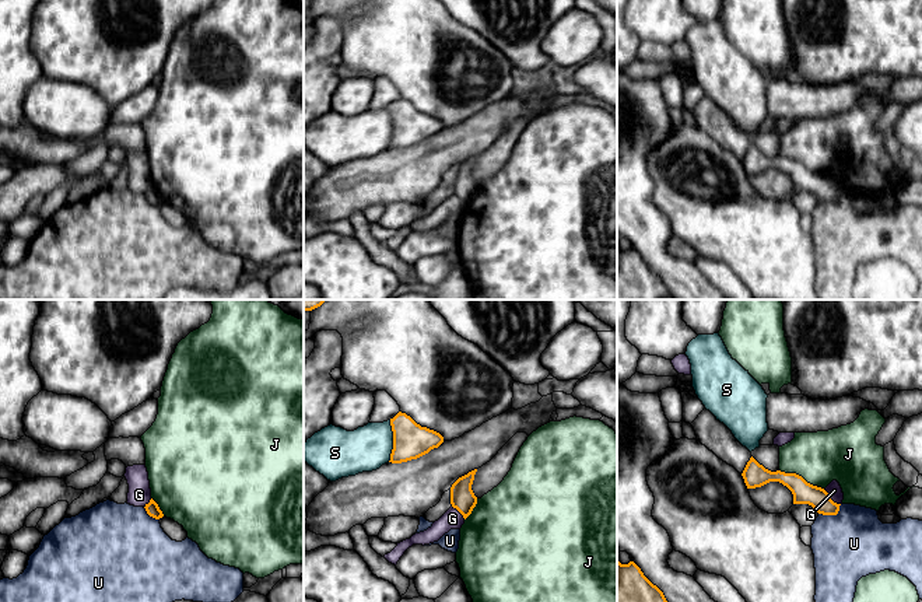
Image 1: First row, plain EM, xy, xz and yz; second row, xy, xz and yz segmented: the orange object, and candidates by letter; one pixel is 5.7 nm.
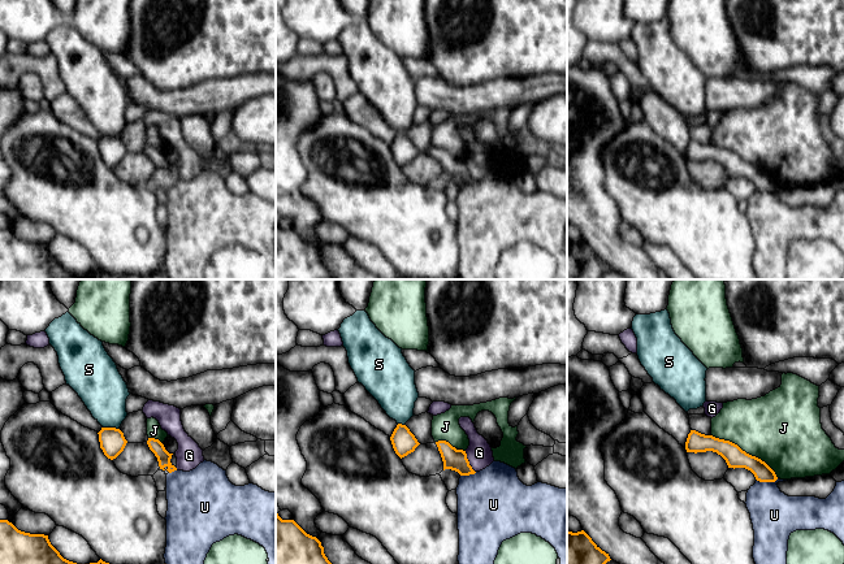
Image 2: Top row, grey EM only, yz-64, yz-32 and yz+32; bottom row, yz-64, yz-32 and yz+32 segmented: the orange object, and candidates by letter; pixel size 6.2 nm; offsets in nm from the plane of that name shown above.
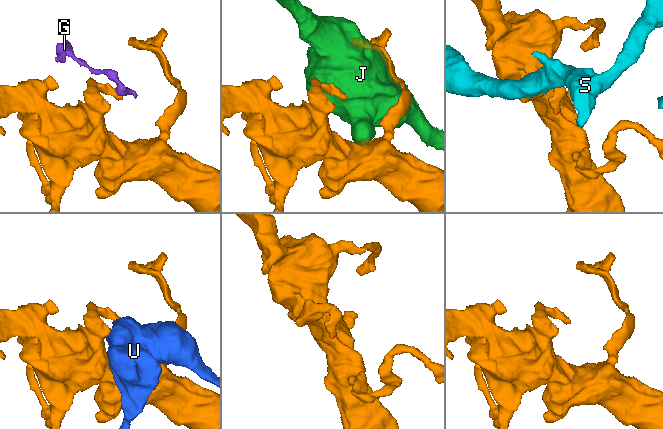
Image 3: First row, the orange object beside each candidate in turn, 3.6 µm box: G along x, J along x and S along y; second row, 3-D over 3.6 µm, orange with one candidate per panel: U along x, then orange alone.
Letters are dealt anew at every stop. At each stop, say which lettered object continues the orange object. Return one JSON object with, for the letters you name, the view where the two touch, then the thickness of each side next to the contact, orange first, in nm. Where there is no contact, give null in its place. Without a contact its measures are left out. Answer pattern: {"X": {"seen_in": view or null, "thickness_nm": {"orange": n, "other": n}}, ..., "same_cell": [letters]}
{"same_cell": []}

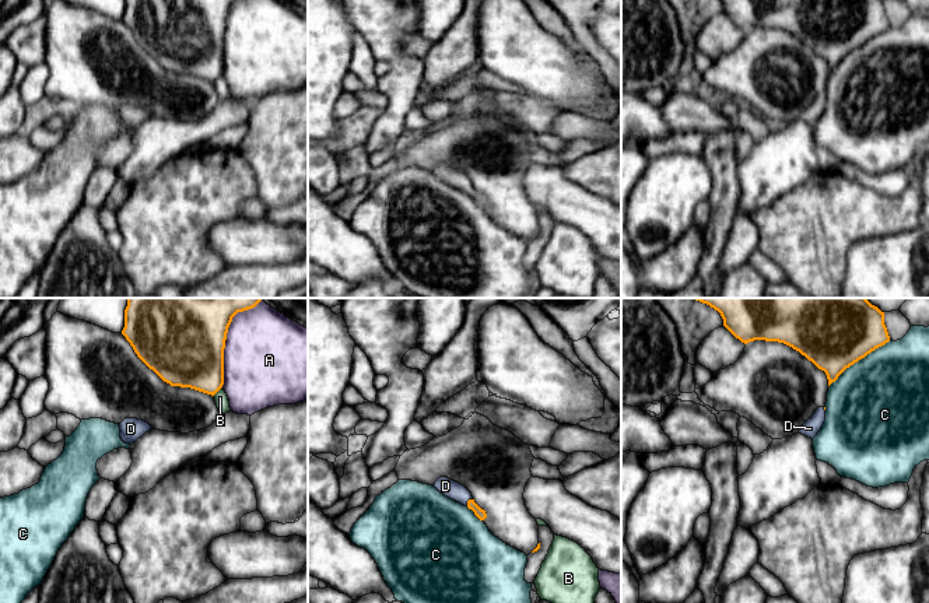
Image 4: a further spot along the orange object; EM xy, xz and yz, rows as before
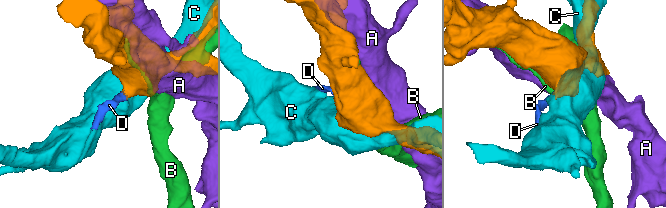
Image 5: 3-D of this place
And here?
{"D": {"seen_in": "xz", "thickness_nm": {"orange": 60, "other": 100}}, "same_cell": ["D"]}

